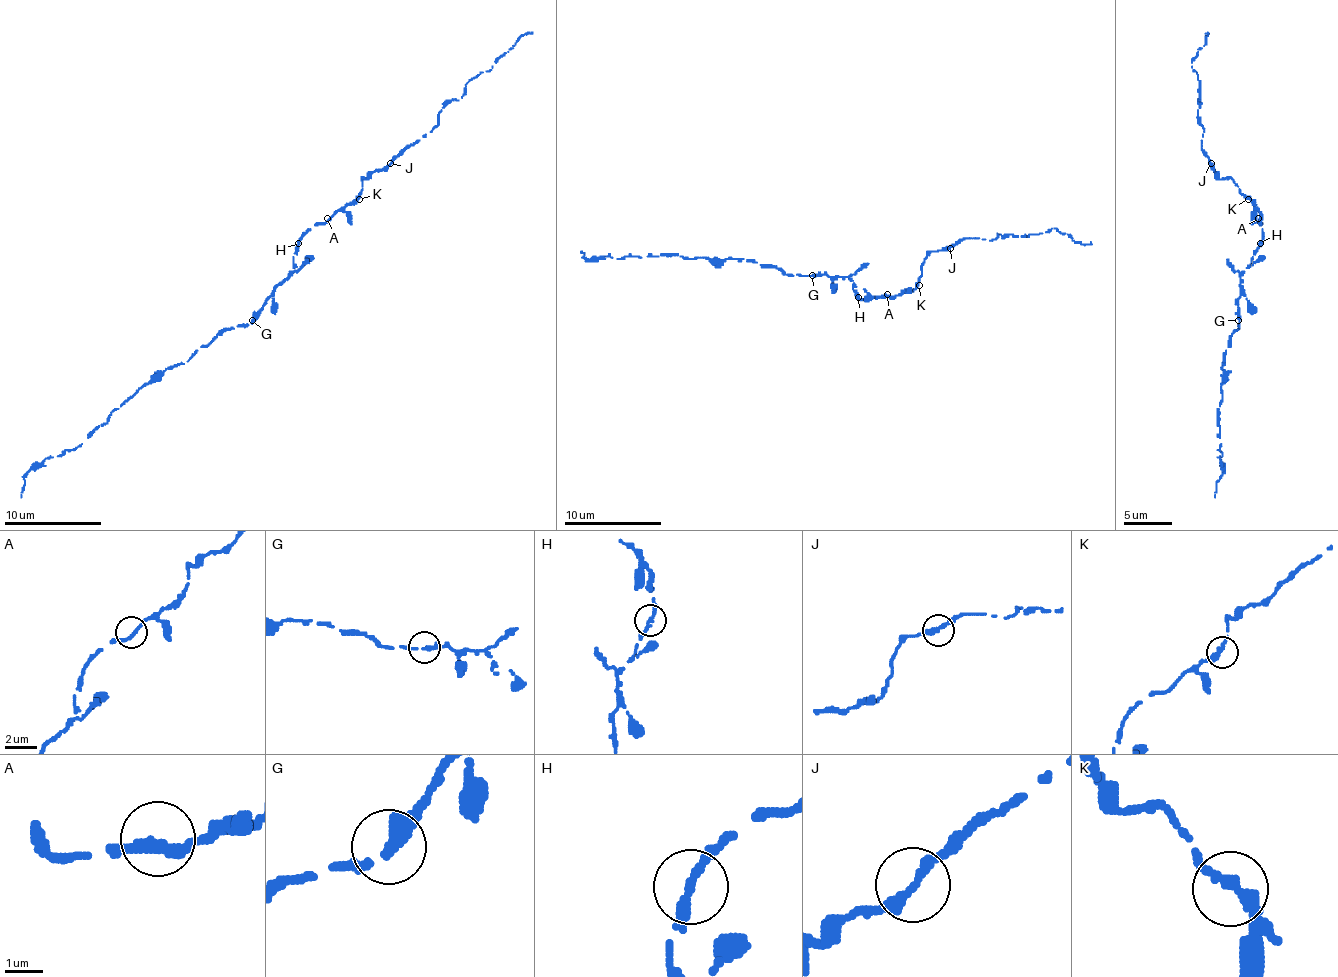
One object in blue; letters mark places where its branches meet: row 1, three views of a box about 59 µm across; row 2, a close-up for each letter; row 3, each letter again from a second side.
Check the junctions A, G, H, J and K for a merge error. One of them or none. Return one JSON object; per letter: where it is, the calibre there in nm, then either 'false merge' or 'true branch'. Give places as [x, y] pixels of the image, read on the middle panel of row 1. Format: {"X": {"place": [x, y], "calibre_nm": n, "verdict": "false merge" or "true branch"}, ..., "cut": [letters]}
{"A": {"place": [887, 294], "calibre_nm": 280, "verdict": "true branch"}, "G": {"place": [812, 275], "calibre_nm": 260, "verdict": "true branch"}, "H": {"place": [858, 297], "calibre_nm": 240, "verdict": "true branch"}, "J": {"place": [950, 248], "calibre_nm": 280, "verdict": "true branch"}, "K": {"place": [919, 285], "calibre_nm": 280, "verdict": "true branch"}, "cut": []}

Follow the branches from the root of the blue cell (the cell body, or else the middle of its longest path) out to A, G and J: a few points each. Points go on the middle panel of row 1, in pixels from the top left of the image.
A: (853, 282), (860, 299), (887, 294)
G: (853, 282), (848, 277), (812, 275)
J: (853, 282), (860, 299), (894, 297), (916, 287), (923, 260), (933, 251), (950, 248)

